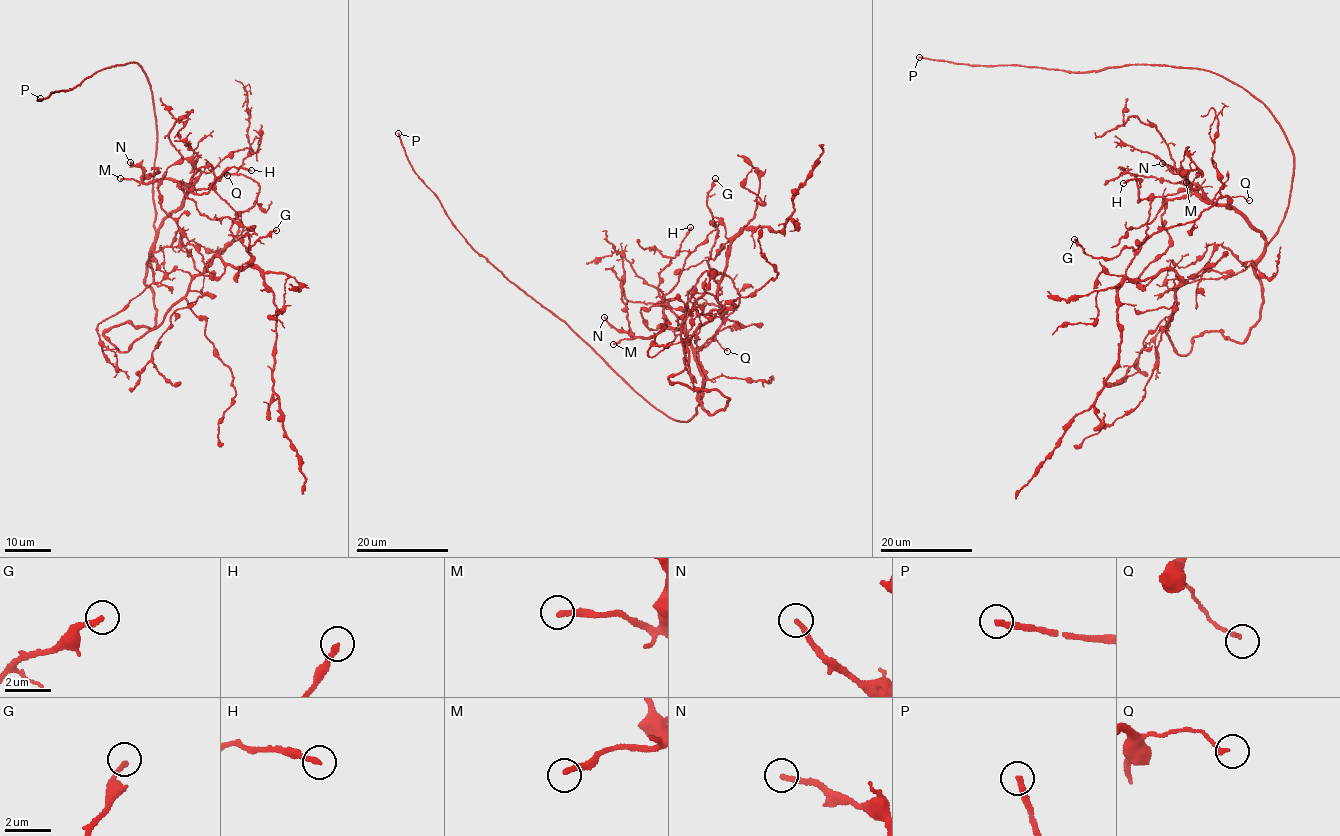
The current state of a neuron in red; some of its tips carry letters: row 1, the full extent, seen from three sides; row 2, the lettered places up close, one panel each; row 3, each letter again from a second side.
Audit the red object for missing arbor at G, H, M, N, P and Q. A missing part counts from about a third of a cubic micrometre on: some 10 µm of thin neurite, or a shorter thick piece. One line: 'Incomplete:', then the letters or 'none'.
Incomplete: M, N, P

